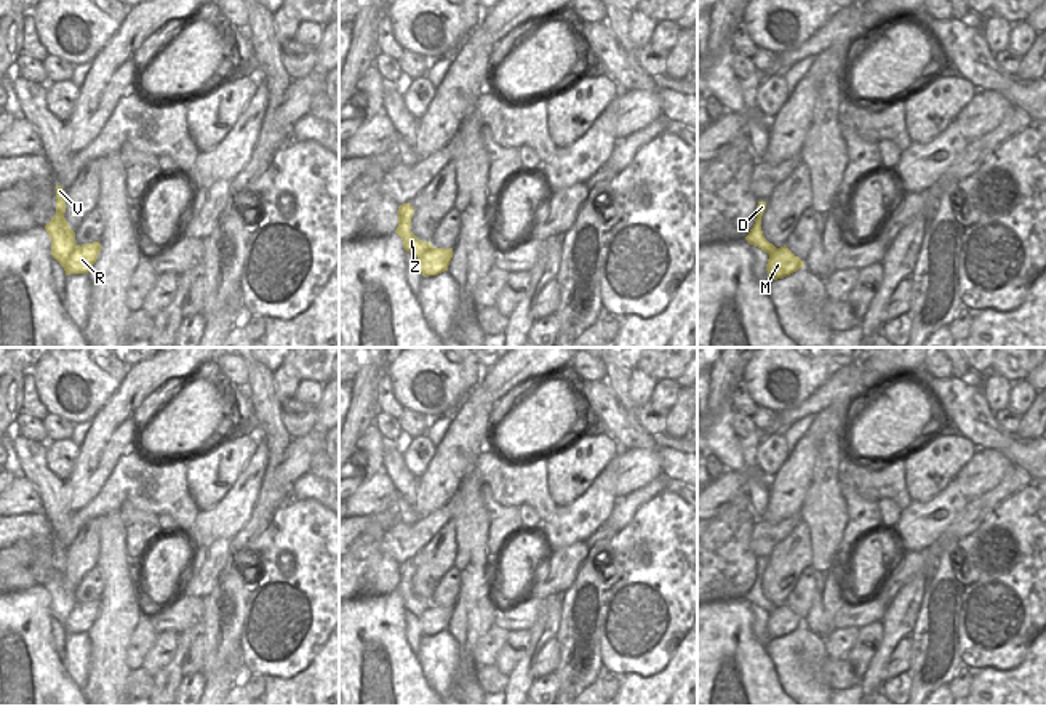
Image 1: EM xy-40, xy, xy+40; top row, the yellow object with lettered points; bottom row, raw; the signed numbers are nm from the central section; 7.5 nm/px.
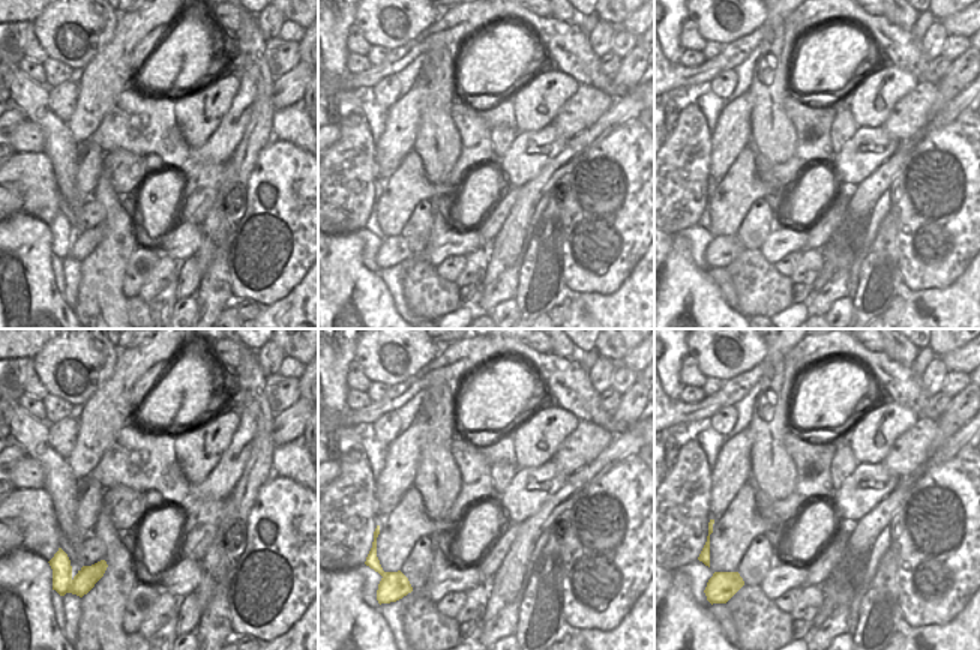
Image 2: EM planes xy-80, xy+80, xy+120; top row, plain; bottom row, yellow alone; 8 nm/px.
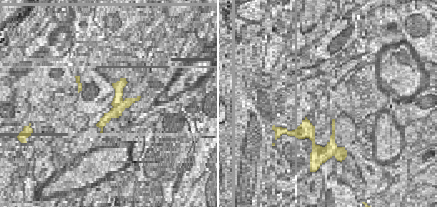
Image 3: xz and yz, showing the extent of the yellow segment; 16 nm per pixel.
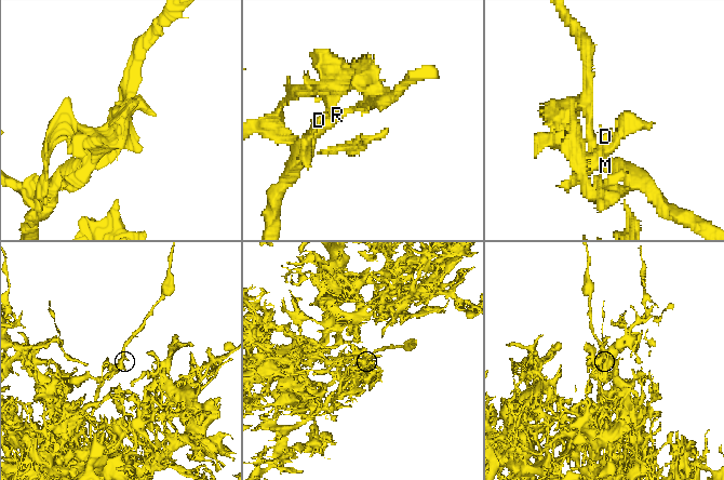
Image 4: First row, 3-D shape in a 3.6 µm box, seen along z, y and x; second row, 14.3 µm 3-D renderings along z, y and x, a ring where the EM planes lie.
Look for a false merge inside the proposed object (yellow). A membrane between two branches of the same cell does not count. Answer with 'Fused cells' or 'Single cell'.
Fused cells

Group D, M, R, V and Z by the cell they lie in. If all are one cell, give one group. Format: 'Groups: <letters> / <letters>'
Groups: D V Z / M R

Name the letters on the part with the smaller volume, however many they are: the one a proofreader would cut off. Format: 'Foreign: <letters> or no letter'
Foreign: M, R

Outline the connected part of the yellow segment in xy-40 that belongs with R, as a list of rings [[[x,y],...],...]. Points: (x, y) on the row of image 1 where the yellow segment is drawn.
[[[99,242],[85,243],[82,247],[77,245],[77,248],[70,253],[64,266],[66,275],[88,274],[93,264],[96,263],[99,251],[101,251]]]

